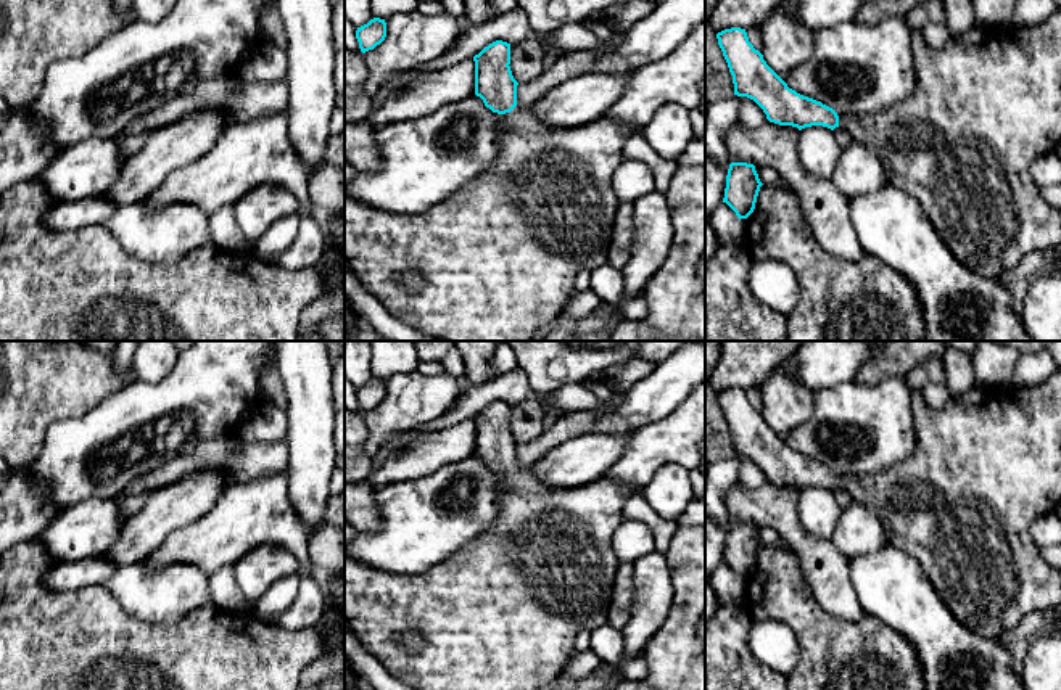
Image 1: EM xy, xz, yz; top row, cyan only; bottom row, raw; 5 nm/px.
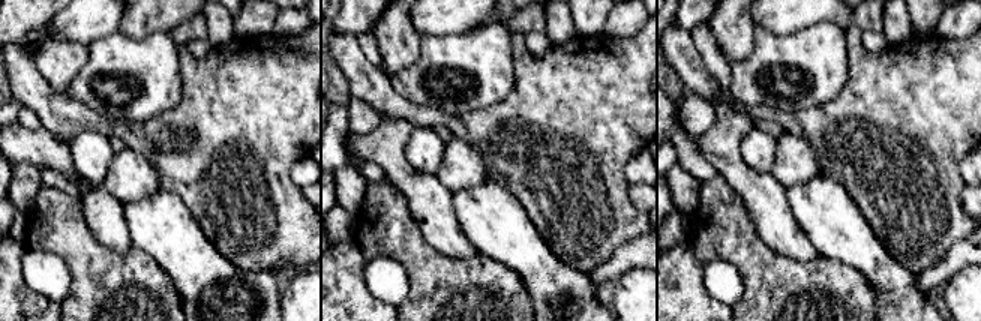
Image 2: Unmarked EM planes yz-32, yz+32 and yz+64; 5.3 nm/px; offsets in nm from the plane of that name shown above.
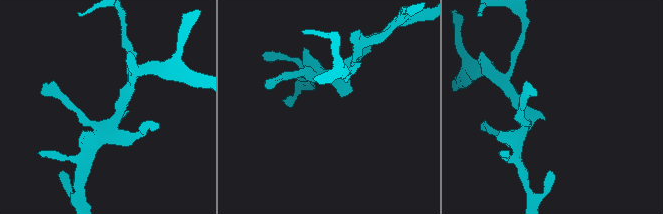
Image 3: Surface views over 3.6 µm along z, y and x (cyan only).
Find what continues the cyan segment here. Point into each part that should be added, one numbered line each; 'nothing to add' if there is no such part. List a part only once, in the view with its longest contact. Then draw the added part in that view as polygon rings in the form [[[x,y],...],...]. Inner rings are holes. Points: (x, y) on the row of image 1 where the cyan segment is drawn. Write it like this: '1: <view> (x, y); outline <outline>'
1: xz (498, 259); outline [[[515,106],[510,113],[502,114],[501,129],[501,151],[494,162],[475,182],[428,211],[420,214],[393,214],[374,209],[370,204],[364,204],[345,193],[345,261],[394,318],[435,341],[531,341],[538,330],[559,318],[565,302],[573,293],[578,272],[584,269],[591,272],[607,264],[615,212],[620,206],[612,188],[612,177],[625,161],[625,143],[641,130],[625,127],[618,121],[605,116],[578,127],[552,127],[541,122],[530,106]],[[407,270],[422,273],[423,285],[417,291],[409,291],[399,283],[401,275]]]

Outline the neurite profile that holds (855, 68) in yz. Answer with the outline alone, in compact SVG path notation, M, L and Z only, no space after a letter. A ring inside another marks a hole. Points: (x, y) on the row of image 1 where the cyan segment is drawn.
M905 18L876 24L848 21L813 32L813 53L784 77L789 88L821 101L839 114L877 113L911 95L916 85L911 29Z

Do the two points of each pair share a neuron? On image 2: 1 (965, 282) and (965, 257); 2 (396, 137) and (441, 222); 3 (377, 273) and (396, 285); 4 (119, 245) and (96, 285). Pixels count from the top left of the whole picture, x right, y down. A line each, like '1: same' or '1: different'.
1: different
2: same
3: same
4: different

